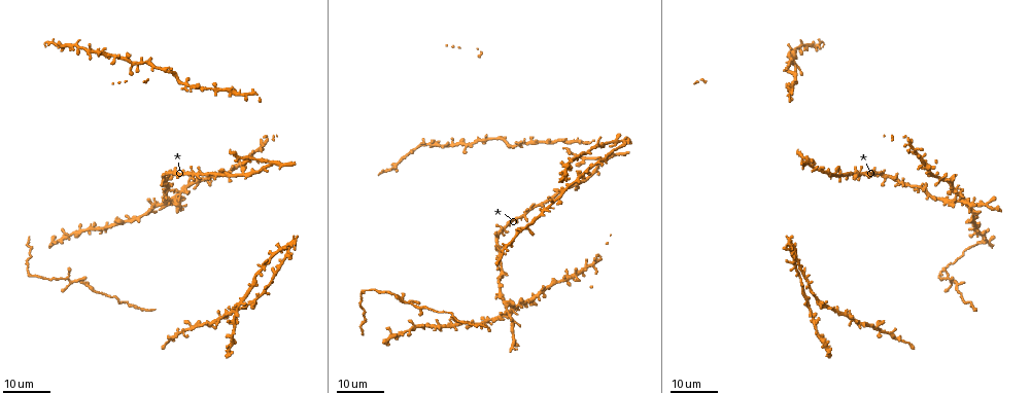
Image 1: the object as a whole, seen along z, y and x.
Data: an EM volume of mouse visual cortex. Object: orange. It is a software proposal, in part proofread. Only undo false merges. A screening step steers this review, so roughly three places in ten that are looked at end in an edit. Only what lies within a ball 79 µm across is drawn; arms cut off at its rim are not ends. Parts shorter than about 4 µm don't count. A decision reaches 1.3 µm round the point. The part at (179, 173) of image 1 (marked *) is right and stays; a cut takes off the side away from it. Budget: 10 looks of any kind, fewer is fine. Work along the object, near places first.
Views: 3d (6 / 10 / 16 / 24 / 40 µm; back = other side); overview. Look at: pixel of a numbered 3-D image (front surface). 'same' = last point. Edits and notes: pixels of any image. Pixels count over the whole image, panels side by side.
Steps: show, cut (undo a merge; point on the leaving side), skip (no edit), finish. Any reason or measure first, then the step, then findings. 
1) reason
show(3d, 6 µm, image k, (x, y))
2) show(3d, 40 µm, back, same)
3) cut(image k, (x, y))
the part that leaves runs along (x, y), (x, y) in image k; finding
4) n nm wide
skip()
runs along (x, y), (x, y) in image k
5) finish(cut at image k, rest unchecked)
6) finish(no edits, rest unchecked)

a narrow waist
show(3d, 16 µm, image 1, (416, 325))

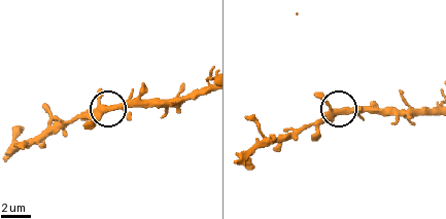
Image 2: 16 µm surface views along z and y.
show(3d, 6 µm, image 2, (346, 114))

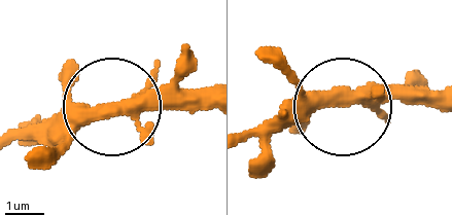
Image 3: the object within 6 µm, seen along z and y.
330 nm wide
skip()
runs along (208, 86), (71, 106), (25, 127) in image 3; all the same neuron

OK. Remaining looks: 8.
three arms meet
show(3d, 24 µm, image 1, (509, 305))

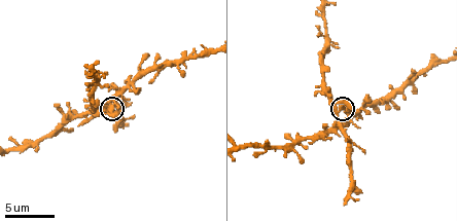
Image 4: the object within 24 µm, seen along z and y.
show(3d, 6 µm, image 4, (112, 104))

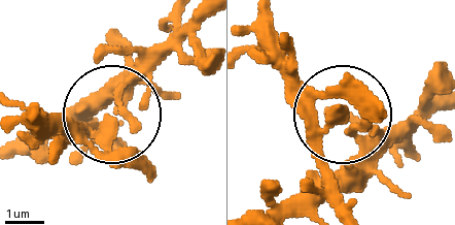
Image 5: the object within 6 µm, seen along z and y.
skip()
continuous, no second neuron

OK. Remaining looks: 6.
thick turns thin
show(3d, 24 µm, image 1, (239, 156))

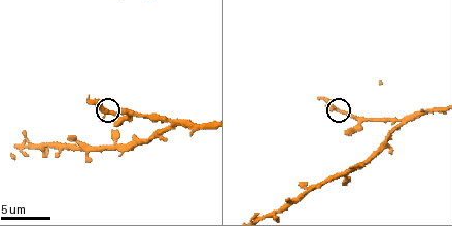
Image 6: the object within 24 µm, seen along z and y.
zoom in
show(3d, 6 µm, image 6, (337, 108))

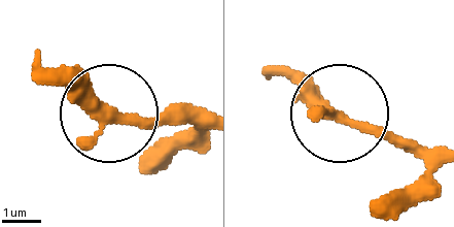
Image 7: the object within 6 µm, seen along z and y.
skip()
runs along (432, 151), (354, 127), (269, 68) in image 7; one neuron here

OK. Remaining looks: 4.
two arms in line, one across
show(3d, 10 µm, image 6, (404, 120))

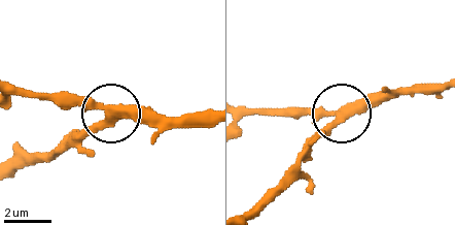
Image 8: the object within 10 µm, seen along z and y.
3 arms
skip()
continuous, no second neuron

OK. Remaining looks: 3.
show(3d, 24 µm, image 1, (486, 138))

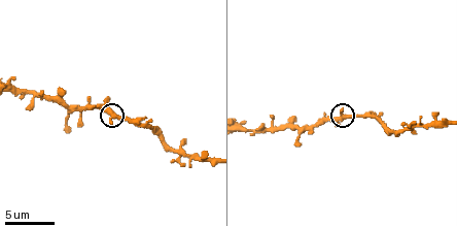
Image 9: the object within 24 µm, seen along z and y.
show(3d, 6 µm, image 9, (111, 116))

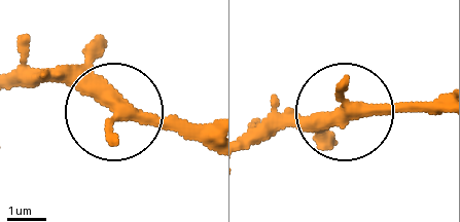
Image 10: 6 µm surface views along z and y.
370 nm wide
skip()
all the same neuron

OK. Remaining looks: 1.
finish(no edits, rest unchecked)

